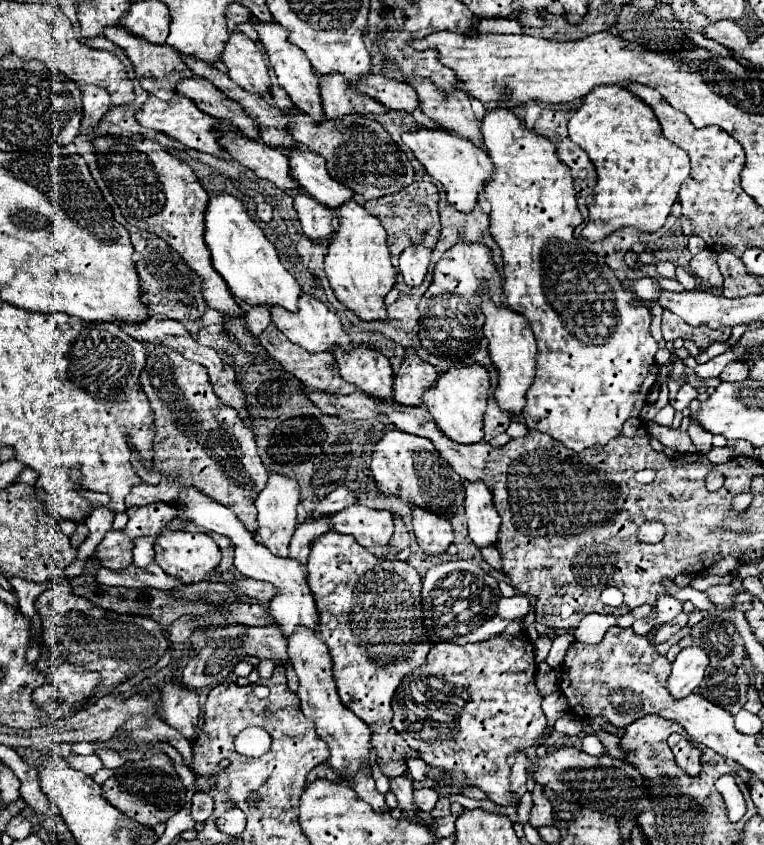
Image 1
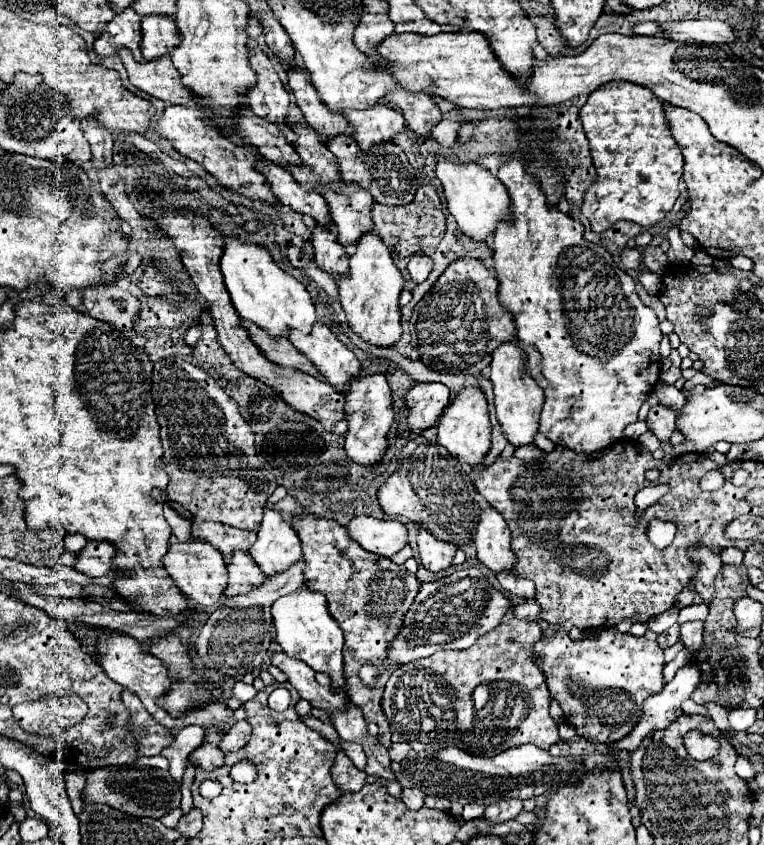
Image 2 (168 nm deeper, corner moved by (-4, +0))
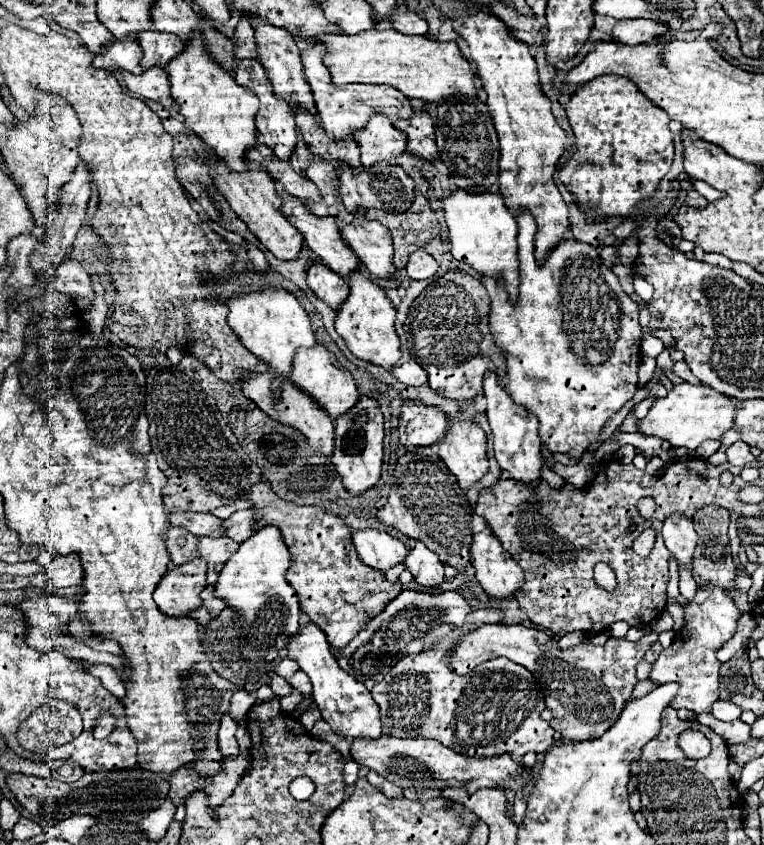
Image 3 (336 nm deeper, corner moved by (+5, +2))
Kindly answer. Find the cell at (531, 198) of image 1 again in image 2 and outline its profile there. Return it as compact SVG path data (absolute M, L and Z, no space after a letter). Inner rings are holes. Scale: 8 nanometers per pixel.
M502 154L502 164L498 168L498 180L502 180L502 184L508 188L510 194L510 214L512 220L500 220L496 226L496 234L494 234L494 242L492 242L492 250L494 250L494 268L498 272L498 296L504 308L508 308L514 314L514 322L516 322L516 338L520 340L522 350L528 356L528 372L534 376L534 380L538 382L538 386L544 390L544 406L540 412L540 432L550 438L554 444L558 446L566 446L574 452L584 452L584 454L592 454L592 452L600 452L612 444L616 444L618 440L622 440L622 432L628 424L638 420L638 412L640 406L648 400L650 392L654 390L658 378L660 378L660 340L662 340L662 332L658 326L658 318L656 312L648 306L642 304L638 292L636 292L636 282L632 280L630 274L626 274L610 256L610 252L606 248L600 248L592 242L586 242L582 238L584 226L574 220L572 216L564 214L562 210L558 210L556 206L550 206L546 202L546 194L540 188L540 182L536 176L532 176L526 170L526 160L520 158L510 158L510 154Z

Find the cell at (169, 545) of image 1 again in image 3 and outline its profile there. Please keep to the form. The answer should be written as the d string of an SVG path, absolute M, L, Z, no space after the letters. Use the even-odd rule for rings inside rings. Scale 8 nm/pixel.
M195 558L185 566L175 566L157 586L153 598L167 616L187 616L201 606L199 594L207 586L207 562Z

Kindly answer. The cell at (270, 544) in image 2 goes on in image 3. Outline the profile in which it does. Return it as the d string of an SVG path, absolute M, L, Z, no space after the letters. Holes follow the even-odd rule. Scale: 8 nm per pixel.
M267 526L239 546L215 584L213 596L221 598L227 608L241 616L241 622L237 624L245 630L241 636L245 640L241 642L241 660L249 668L263 668L265 664L275 662L279 652L285 650L287 638L295 636L299 630L301 608L295 590L285 580L287 566L291 566L289 550L281 542L279 530Z

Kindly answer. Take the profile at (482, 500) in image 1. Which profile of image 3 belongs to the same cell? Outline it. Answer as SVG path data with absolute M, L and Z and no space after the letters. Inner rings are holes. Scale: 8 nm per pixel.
M489 528L473 536L471 558L477 582L487 596L507 600L523 586L523 570L513 558L509 558L509 554L505 554Z

